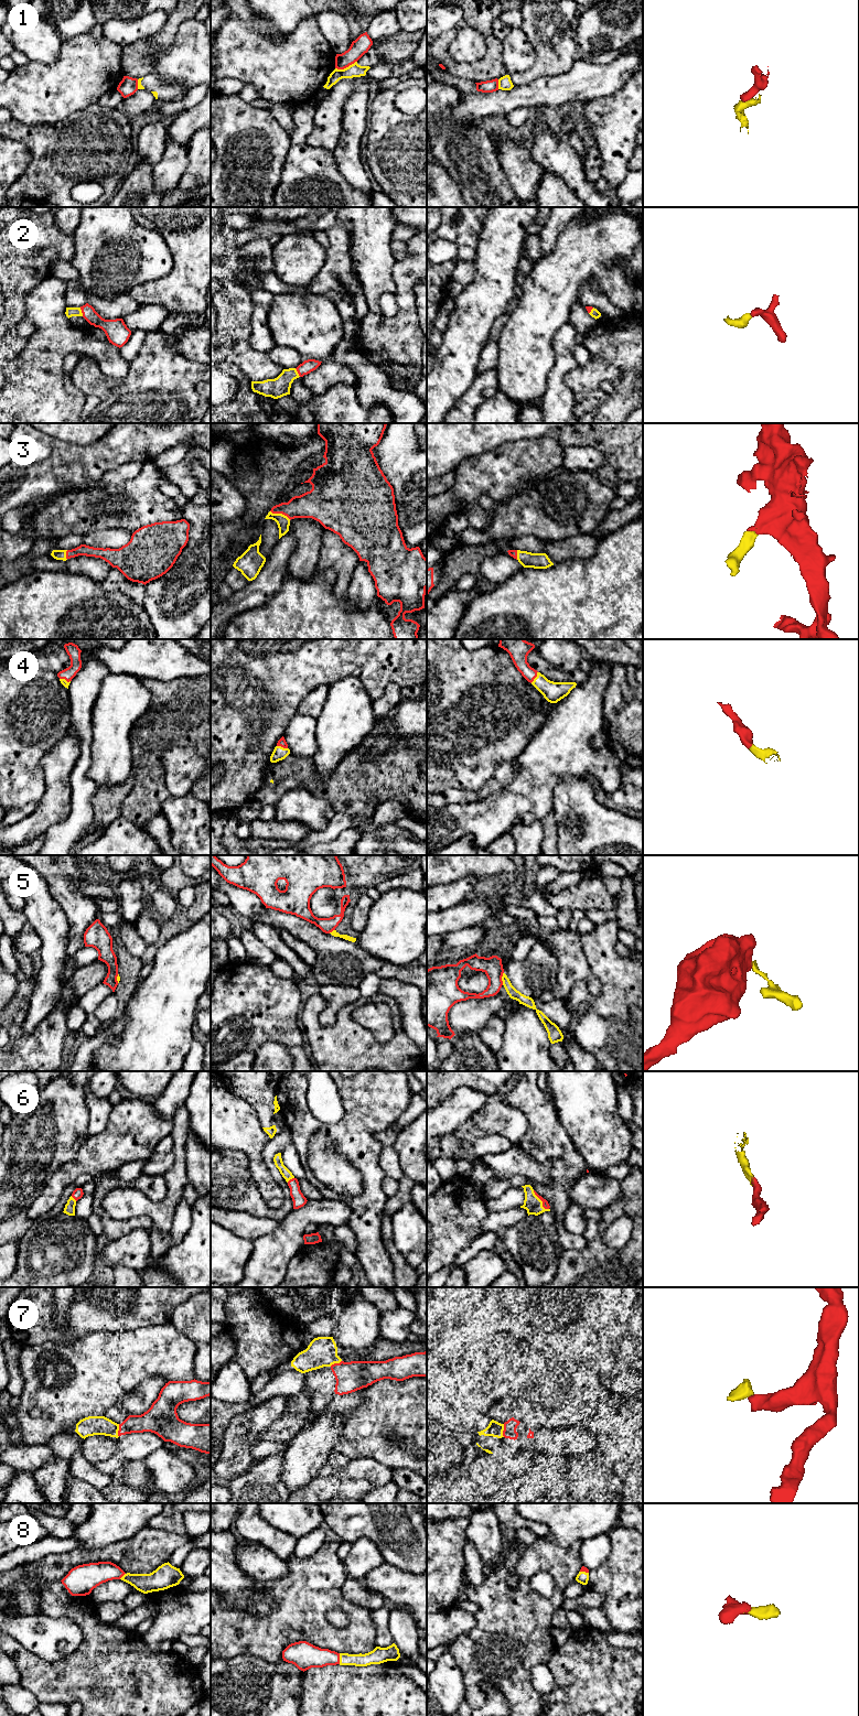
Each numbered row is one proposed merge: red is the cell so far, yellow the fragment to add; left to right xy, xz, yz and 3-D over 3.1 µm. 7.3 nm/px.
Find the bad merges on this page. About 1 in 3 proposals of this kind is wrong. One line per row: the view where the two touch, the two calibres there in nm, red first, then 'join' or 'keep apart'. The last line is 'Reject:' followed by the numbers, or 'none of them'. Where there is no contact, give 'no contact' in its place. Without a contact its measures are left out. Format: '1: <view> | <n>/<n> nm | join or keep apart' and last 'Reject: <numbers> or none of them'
1: xz | 120/100 nm | keep apart
2: xy | 130/70 nm | join
3: xz | 200/90 nm | join
4: yz | 160/150 nm | join
5: yz | 140/70 nm | keep apart
6: yz | 50/130 nm | join
7: yz | 100/110 nm | keep apart
8: xz | 200/100 nm | join
Reject: 1, 5, 7

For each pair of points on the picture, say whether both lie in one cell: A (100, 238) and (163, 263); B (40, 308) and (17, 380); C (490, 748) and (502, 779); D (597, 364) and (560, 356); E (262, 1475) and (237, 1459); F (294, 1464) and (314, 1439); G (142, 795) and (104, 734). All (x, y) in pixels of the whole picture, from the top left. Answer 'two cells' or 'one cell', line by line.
A: one cell
B: one cell
C: two cells
D: two cells
E: two cells
F: one cell
G: two cells

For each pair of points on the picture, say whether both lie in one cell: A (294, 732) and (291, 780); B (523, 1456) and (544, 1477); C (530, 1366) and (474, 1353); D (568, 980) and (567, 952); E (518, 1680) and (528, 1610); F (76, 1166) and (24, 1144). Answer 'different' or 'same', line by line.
A: different
B: different
C: same
D: same
E: same
F: different

